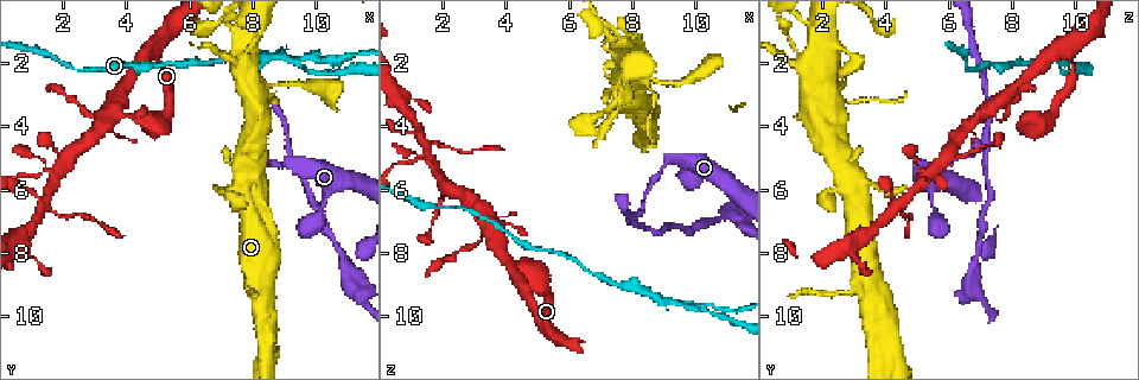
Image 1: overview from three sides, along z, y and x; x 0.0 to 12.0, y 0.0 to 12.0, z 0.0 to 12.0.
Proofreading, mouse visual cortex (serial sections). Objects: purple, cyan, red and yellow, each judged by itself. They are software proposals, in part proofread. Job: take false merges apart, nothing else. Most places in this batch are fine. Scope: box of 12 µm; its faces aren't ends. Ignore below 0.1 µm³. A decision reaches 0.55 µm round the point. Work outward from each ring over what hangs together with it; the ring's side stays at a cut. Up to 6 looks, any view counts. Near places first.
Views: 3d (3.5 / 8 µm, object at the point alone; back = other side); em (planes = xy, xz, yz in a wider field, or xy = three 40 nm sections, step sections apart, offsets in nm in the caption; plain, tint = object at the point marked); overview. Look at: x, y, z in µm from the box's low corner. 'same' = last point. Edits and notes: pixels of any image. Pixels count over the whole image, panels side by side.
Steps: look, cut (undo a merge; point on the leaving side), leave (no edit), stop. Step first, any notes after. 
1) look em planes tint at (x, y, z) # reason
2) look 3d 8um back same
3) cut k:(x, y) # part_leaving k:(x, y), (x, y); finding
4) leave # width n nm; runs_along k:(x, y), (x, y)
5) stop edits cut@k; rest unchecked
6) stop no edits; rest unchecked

look 3d 3.5um at (9.3, 2.0, 9.6) # three arms meet

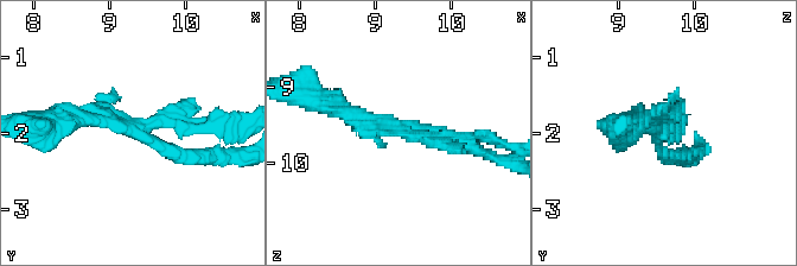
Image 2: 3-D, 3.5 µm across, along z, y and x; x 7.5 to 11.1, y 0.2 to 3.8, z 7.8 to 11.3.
cut 2:(198, 127) # arm_widths 150, 150, 250 nm; part_leaving 2:(157, 121), (215, 125), (248, 118); a second cell is stuck on

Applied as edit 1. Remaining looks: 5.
look 3d 3.5um at (2.4, 2.1, 6.5) # thin neck

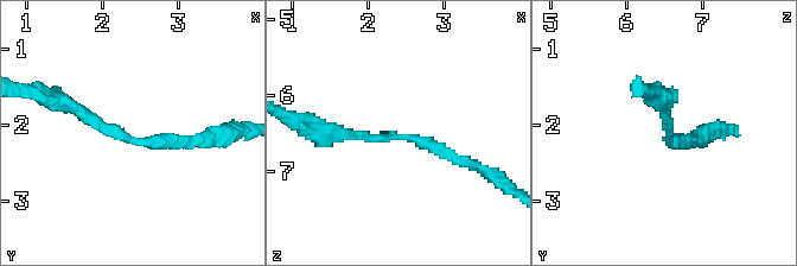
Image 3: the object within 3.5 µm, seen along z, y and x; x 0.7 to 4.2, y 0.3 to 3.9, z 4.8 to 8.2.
look em xy step 3 tint at (2.40, 2.20, 6.50) # arm_widths 150, 200 nm

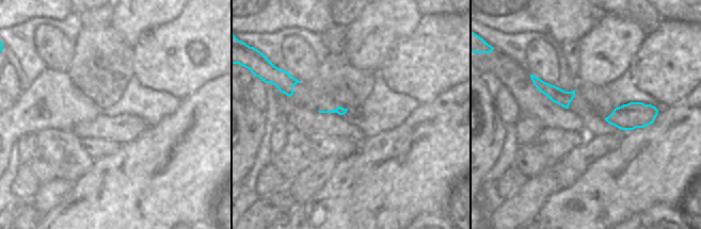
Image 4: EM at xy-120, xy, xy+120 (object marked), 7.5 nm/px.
look em xy step 2 tint same # cut it another way

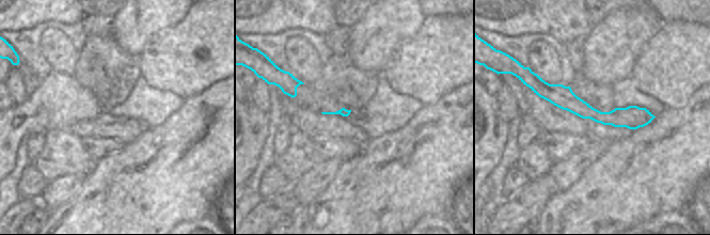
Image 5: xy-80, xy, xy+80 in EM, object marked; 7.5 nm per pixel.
leave # runs_along 5:(532, 83), (598, 116), (650, 116); continuous, no second cell

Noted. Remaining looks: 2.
look 3d 3.5um at (7.1, 5.9, 2.4) # abrupt turn

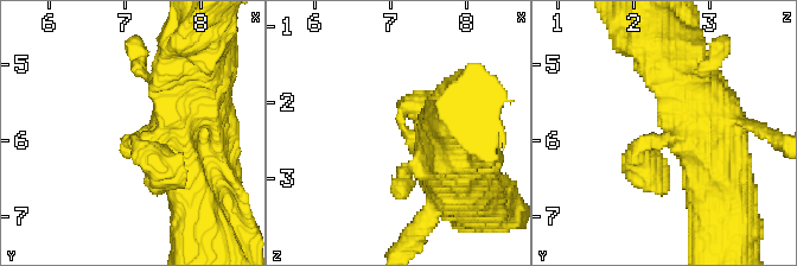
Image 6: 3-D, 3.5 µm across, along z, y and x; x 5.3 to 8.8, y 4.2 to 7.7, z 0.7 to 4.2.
look em xy step 2 tint at (7.10, 6.00, 2.30)

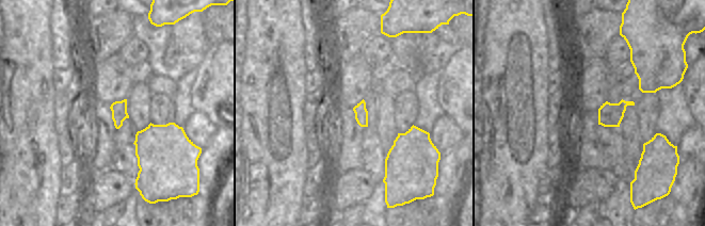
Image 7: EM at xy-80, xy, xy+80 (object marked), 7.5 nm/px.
leave # runs_along 6:(722, 157), (646, 138), (641, 164), (662, 182); all the same cell

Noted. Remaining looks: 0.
stop edits cut@2; rest unchecked

